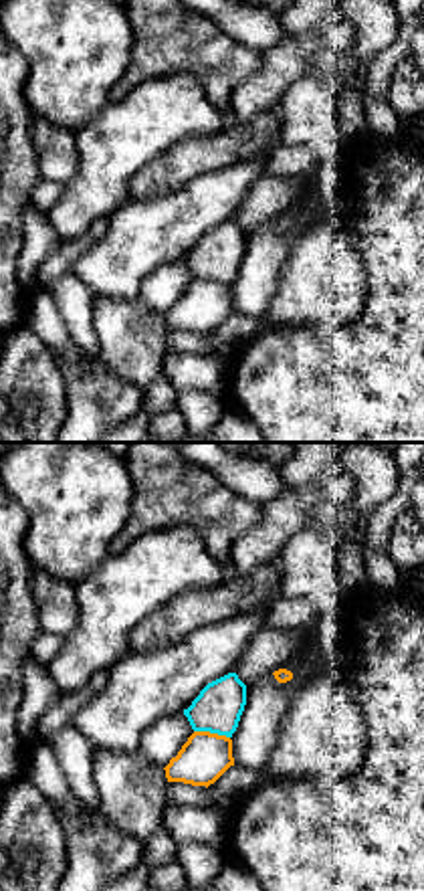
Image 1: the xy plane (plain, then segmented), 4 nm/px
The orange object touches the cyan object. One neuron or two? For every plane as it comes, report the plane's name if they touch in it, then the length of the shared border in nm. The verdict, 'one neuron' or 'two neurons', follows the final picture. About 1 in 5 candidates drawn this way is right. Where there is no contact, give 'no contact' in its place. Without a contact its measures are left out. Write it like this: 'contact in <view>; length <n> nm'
contact in xy; length 150 nm

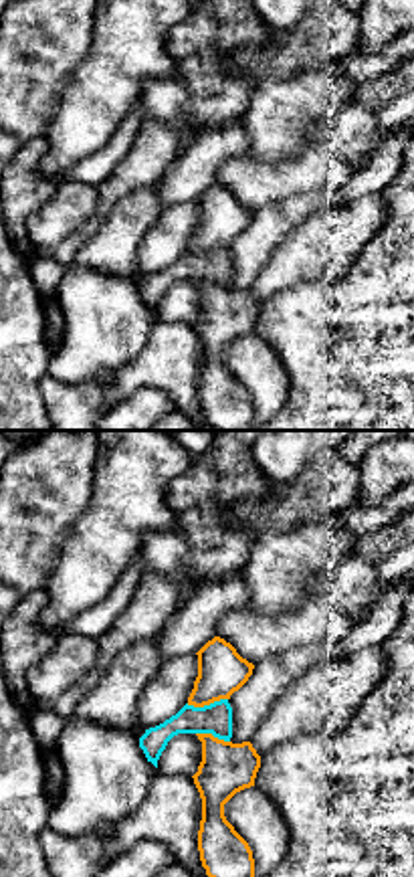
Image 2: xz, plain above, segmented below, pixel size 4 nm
contact in xz; length 170 nm

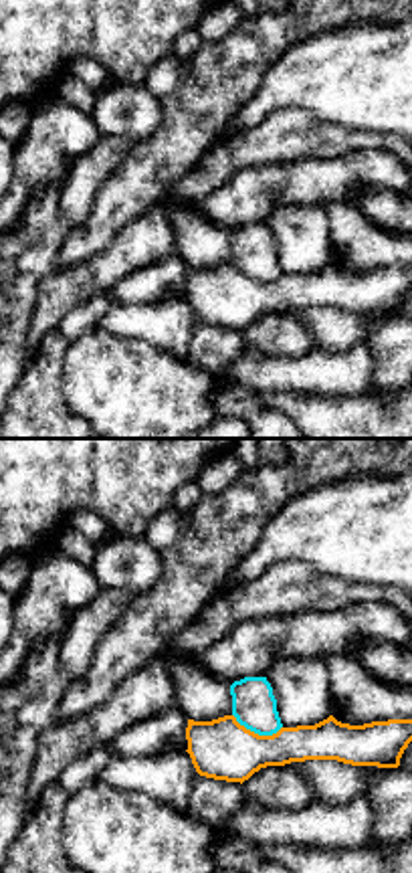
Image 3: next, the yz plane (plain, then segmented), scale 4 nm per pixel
contact in yz; length 200 nm

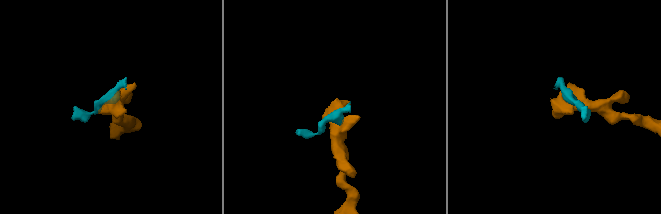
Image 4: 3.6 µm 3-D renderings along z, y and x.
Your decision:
two neurons

